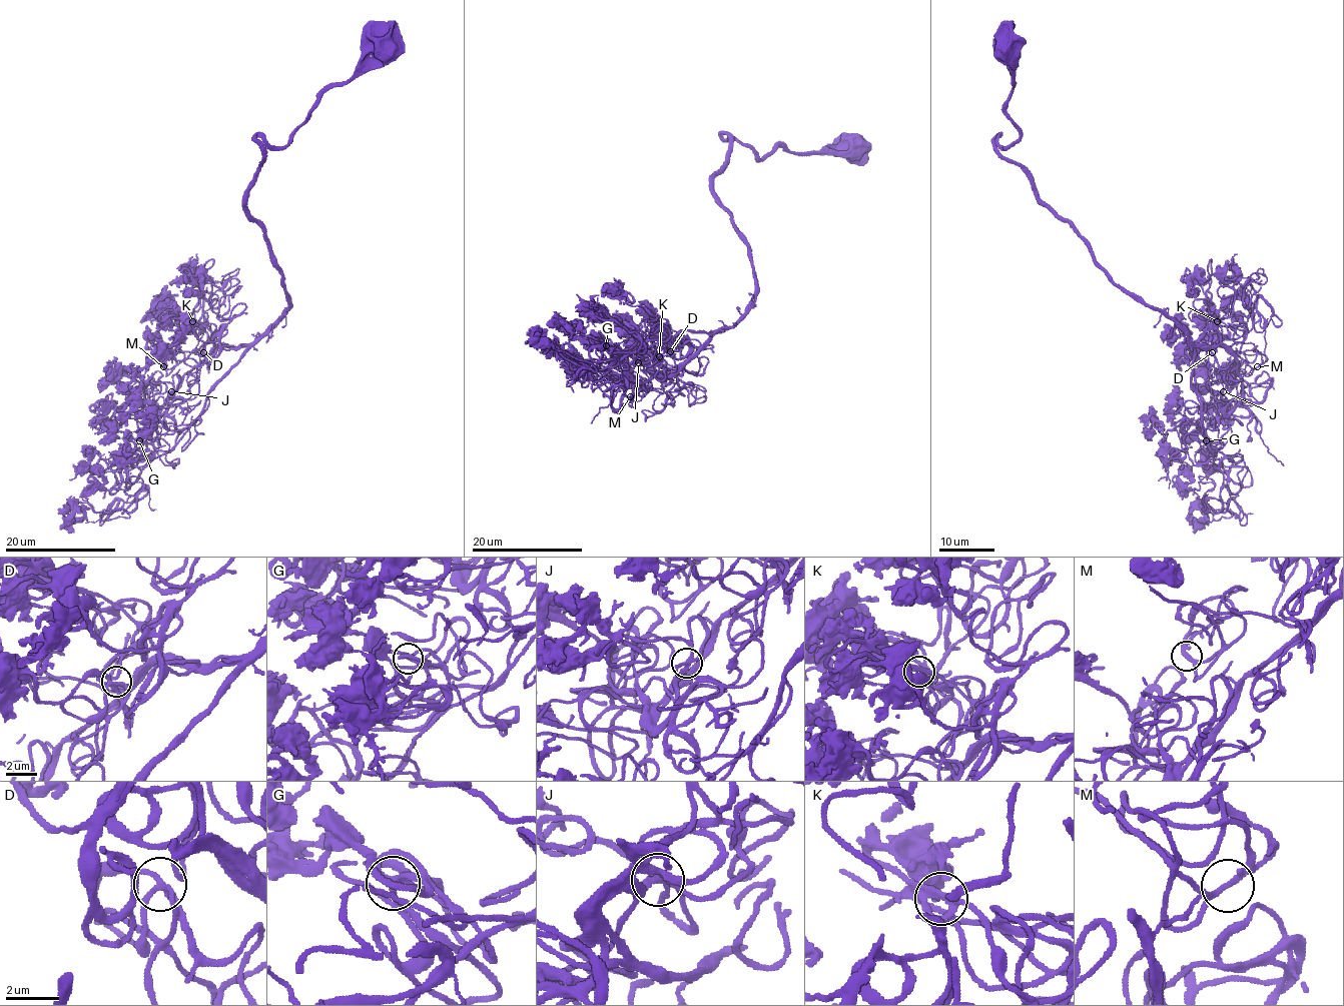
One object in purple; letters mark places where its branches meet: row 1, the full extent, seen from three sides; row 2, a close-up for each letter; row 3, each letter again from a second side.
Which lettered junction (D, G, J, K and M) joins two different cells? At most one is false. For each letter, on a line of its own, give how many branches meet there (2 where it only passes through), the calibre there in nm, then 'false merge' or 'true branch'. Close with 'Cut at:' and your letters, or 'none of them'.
D: 5 branches meet; 240 nm thick; true branch
G: 5 branches meet; 220 nm thick; true branch
J: 5 branches meet; 240 nm thick; true branch
K: 5 branches meet; 240 nm thick; true branch
M: 5 branches meet; 200 nm thick; true branch
Cut at: none of them

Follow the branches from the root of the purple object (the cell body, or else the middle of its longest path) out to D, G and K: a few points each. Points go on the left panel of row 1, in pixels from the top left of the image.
D: (385, 46), (265, 150), (250, 183), (246, 212), (287, 308), (250, 343), (218, 332), (203, 352)
G: (385, 46), (330, 86), (283, 147), (265, 150), (250, 183), (246, 212), (287, 308), (170, 449), (139, 441)
K: (385, 46), (265, 150), (250, 183), (246, 212), (287, 308), (207, 354), (210, 325), (192, 321)

